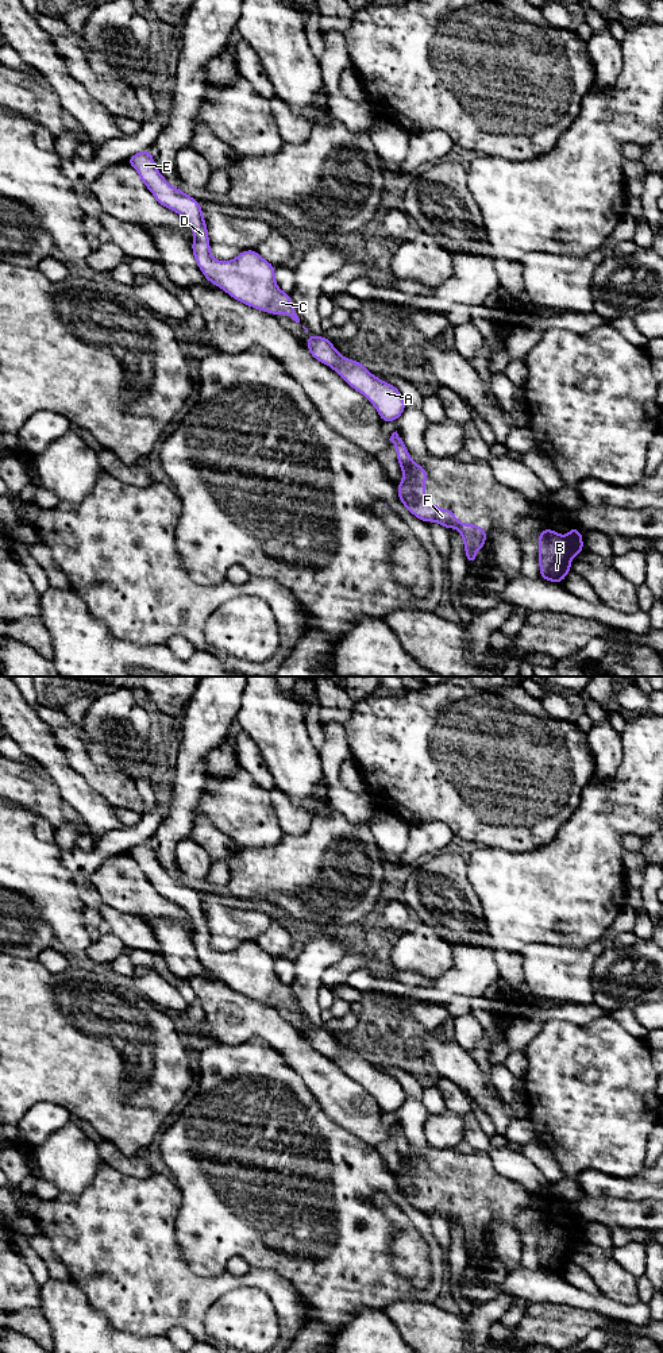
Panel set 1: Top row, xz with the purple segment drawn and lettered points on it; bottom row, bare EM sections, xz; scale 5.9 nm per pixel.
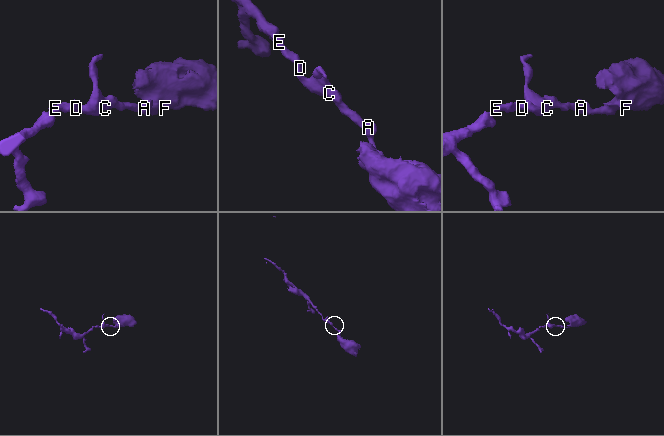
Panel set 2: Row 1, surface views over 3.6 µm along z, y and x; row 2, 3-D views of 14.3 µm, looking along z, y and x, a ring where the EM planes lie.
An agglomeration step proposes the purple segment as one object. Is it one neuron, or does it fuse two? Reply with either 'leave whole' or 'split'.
split

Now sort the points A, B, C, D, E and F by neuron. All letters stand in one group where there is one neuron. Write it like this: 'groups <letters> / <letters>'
groups A C D E / B F

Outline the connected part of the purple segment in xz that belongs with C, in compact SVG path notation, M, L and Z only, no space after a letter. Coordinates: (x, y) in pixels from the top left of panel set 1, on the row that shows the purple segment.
M149 149L131 155L127 163L135 167L159 205L177 212L189 223L194 234L192 243L194 259L209 282L248 307L270 315L285 313L300 323L289 293L281 292L274 280L275 266L255 250L242 251L228 262L219 262L212 257L208 230L198 201L166 182Z

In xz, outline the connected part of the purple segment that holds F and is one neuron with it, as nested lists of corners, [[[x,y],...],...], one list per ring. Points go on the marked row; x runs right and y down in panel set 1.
[[[413,463],[408,469],[408,475],[402,478],[397,487],[400,501],[417,519],[425,521],[437,521],[447,531],[456,528],[465,541],[465,552],[467,562],[477,562],[475,551],[485,548],[487,532],[477,524],[463,524],[456,520],[454,512],[448,508],[440,510],[435,502],[425,501],[425,478],[428,473],[425,467]]]

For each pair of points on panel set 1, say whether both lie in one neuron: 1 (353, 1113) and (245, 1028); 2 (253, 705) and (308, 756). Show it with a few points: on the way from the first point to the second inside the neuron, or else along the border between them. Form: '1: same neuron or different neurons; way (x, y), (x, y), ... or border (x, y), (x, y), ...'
1: same neuron; way (328, 1084), (273, 1029)
2: same neuron; way (266, 716), (296, 744)

